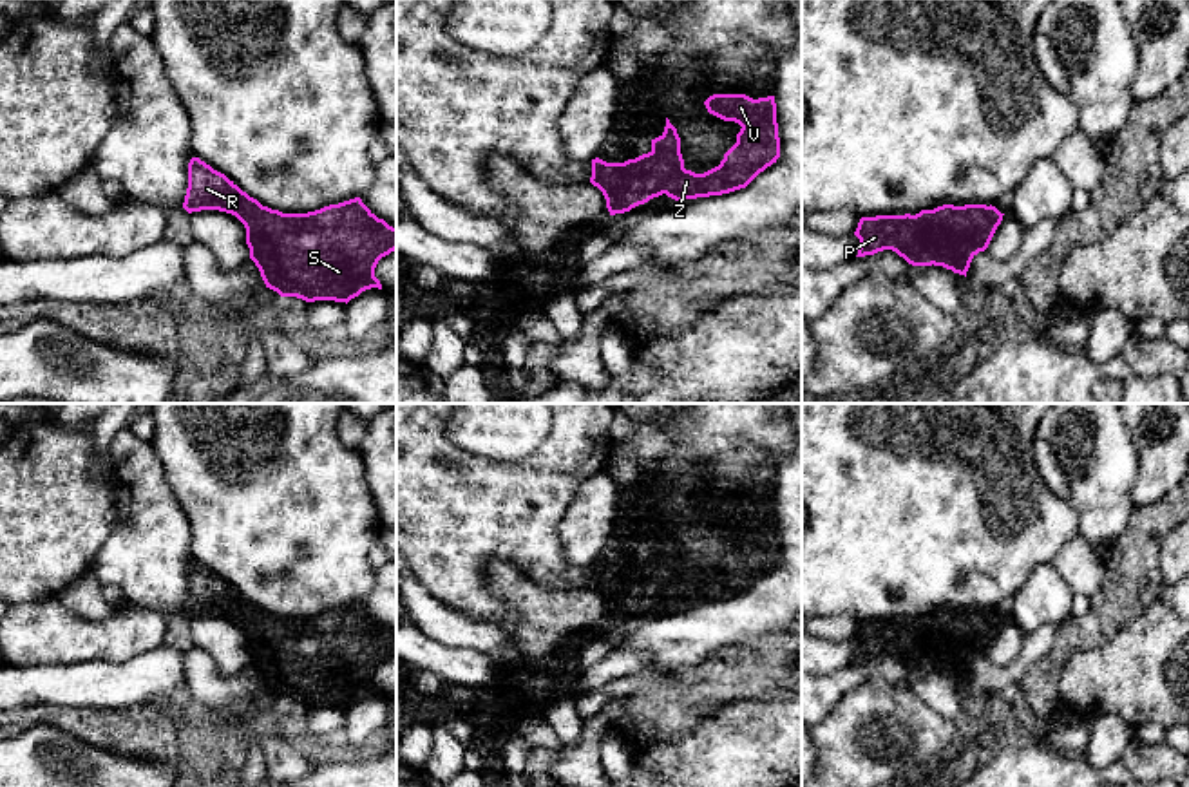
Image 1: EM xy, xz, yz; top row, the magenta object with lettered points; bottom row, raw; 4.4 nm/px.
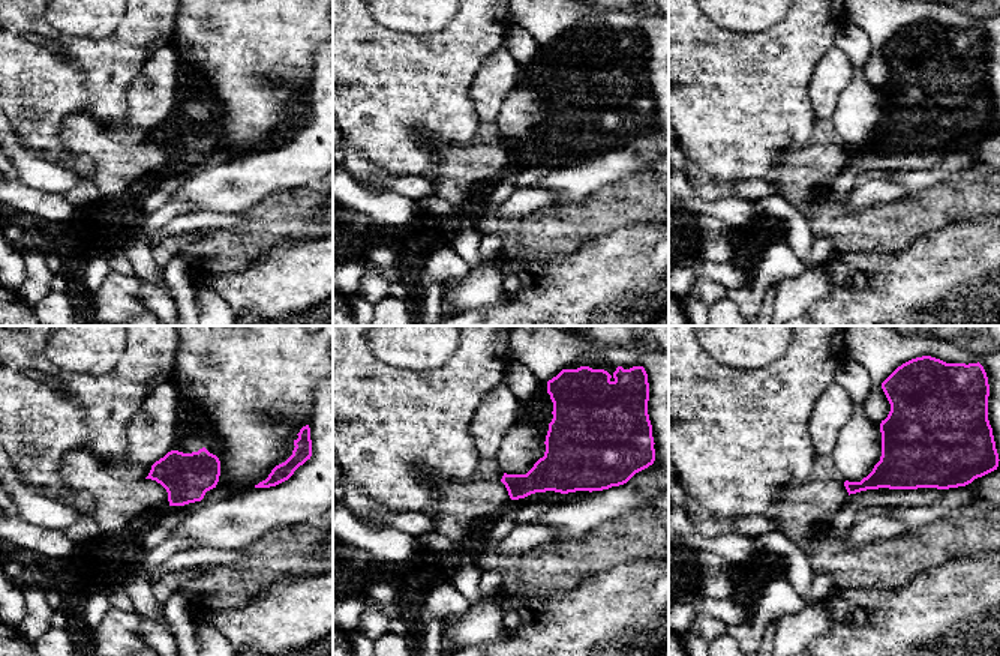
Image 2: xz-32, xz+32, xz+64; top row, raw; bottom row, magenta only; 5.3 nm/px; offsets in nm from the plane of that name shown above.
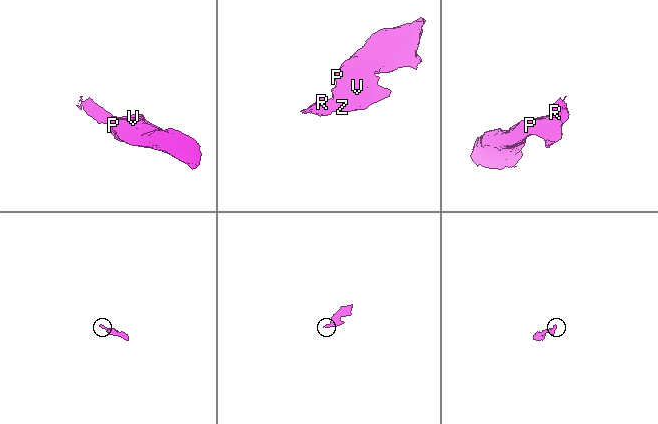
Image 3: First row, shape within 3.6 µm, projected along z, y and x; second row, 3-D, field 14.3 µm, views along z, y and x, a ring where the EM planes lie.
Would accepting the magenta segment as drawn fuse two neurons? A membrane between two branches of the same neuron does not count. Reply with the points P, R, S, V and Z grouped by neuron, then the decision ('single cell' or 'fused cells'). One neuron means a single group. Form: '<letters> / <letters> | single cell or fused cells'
P R S V Z | single cell

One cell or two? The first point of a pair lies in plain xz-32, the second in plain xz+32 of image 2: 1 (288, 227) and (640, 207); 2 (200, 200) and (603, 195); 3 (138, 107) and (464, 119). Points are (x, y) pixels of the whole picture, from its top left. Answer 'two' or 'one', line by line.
1: one
2: two
3: two

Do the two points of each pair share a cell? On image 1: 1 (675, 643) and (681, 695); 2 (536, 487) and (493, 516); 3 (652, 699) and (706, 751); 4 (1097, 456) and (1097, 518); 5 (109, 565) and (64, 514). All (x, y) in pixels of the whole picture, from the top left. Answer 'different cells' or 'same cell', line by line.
1: different cells
2: same cell
3: different cells
4: same cell
5: different cells

